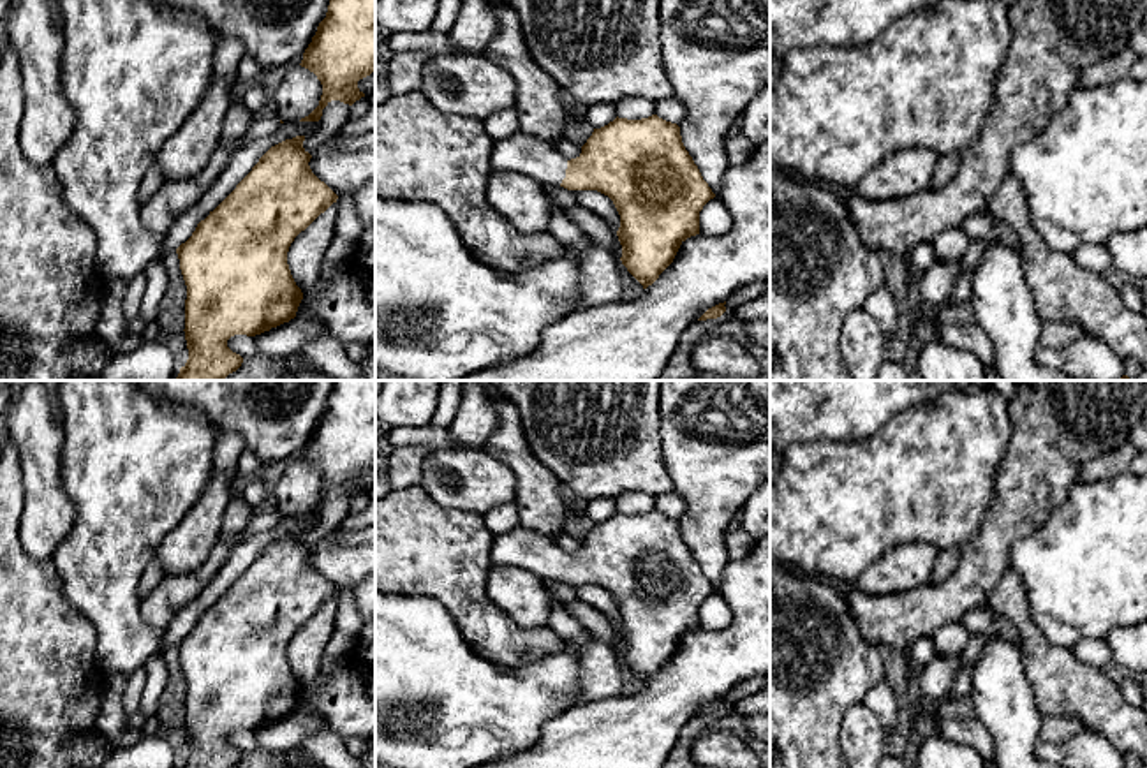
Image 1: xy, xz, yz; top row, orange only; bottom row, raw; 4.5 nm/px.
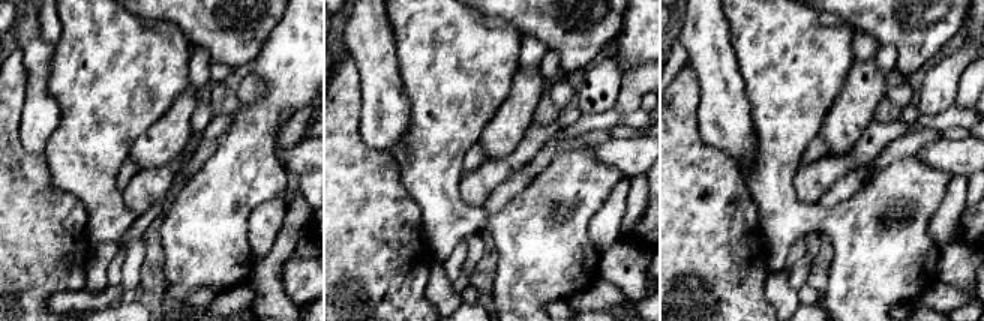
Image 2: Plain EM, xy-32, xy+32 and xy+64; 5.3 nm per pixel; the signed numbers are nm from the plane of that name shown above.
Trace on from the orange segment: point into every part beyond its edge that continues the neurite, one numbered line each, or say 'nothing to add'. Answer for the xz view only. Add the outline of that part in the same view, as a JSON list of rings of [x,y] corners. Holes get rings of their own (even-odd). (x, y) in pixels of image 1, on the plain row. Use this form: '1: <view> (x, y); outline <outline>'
1: xz (524, 548); outline [[[520,525],[493,535],[490,565],[525,569],[544,581],[559,581],[566,572],[567,553],[551,539]]]

